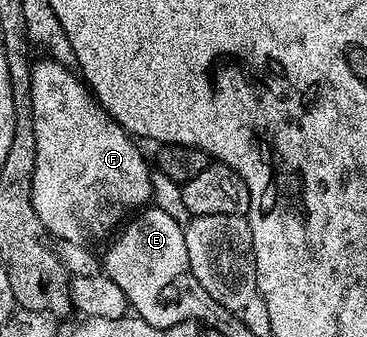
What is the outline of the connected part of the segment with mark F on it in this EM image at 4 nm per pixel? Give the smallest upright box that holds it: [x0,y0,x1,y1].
[30,58,152,246]

